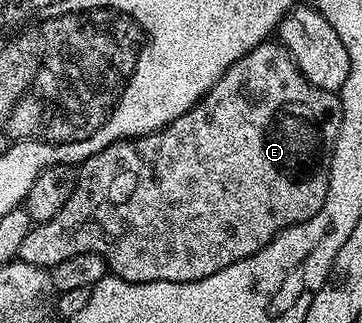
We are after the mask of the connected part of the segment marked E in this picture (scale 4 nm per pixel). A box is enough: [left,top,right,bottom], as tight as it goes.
[18,42,343,284]

